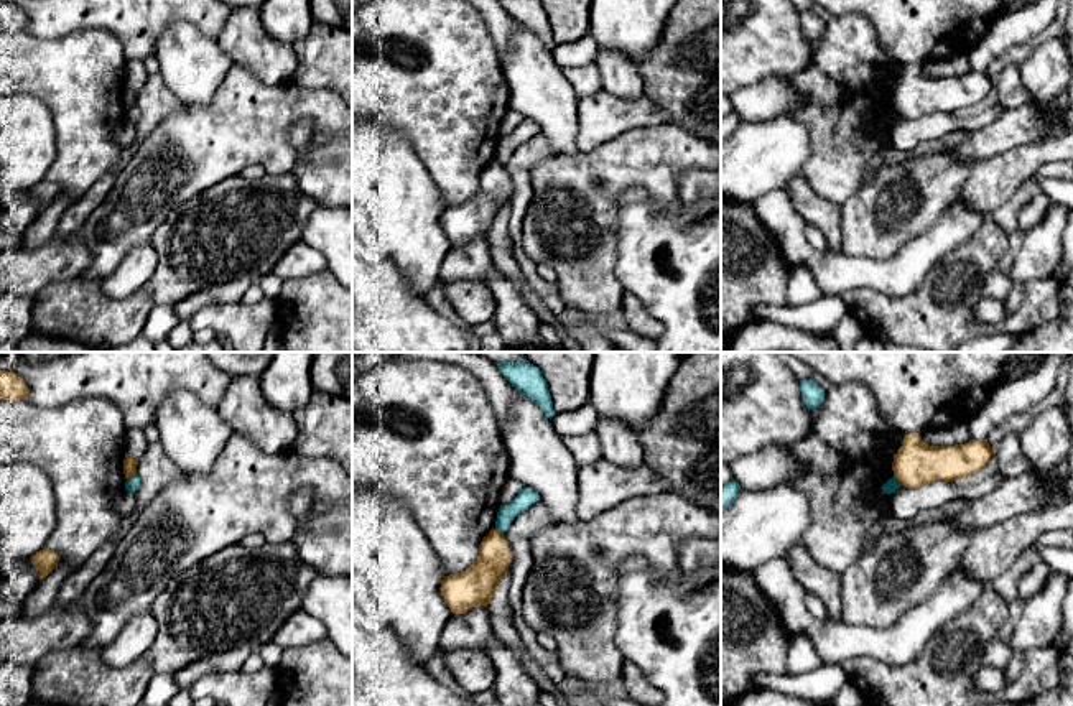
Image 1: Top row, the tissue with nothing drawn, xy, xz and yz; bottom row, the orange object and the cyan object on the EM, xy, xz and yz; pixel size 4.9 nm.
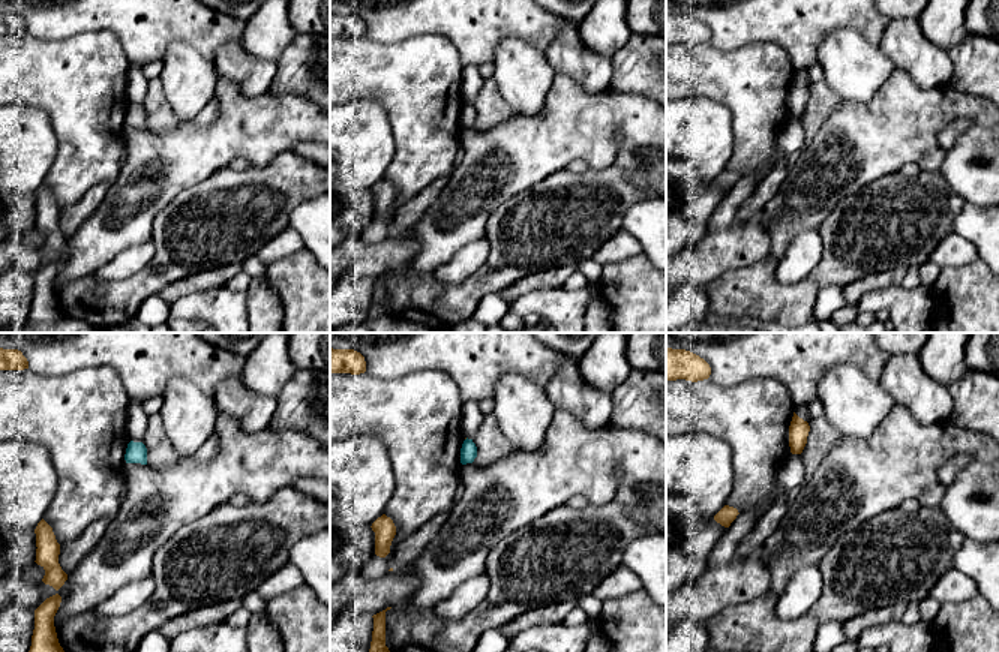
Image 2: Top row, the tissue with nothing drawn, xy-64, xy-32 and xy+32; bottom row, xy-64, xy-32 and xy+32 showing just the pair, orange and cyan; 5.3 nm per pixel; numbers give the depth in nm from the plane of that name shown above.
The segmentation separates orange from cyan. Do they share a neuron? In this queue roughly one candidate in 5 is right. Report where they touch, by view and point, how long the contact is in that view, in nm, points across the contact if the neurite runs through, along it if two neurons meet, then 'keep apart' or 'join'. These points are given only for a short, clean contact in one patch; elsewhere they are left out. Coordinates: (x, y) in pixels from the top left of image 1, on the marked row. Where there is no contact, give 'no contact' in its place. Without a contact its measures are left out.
contact xy (130, 476); length 60 nm; border xy (135, 473), (127, 479); keep apart

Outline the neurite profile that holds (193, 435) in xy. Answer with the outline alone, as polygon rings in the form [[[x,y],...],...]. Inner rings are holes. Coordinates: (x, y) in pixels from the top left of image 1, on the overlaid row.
[[[186,390],[171,392],[158,406],[160,444],[184,474],[206,476],[232,436],[217,408]]]

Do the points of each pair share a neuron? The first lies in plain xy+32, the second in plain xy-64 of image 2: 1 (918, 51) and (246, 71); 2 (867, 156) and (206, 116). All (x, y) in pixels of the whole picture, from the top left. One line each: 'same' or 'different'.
1: same
2: different

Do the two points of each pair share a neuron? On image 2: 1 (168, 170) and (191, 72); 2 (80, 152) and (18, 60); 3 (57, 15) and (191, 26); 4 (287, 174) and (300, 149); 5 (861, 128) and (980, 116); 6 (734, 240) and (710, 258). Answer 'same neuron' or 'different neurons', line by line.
1: different neurons
2: same neuron
3: same neuron
4: different neurons
5: same neuron
6: same neuron

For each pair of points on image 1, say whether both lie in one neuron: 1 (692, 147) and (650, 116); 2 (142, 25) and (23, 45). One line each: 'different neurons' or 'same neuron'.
1: different neurons
2: different neurons

